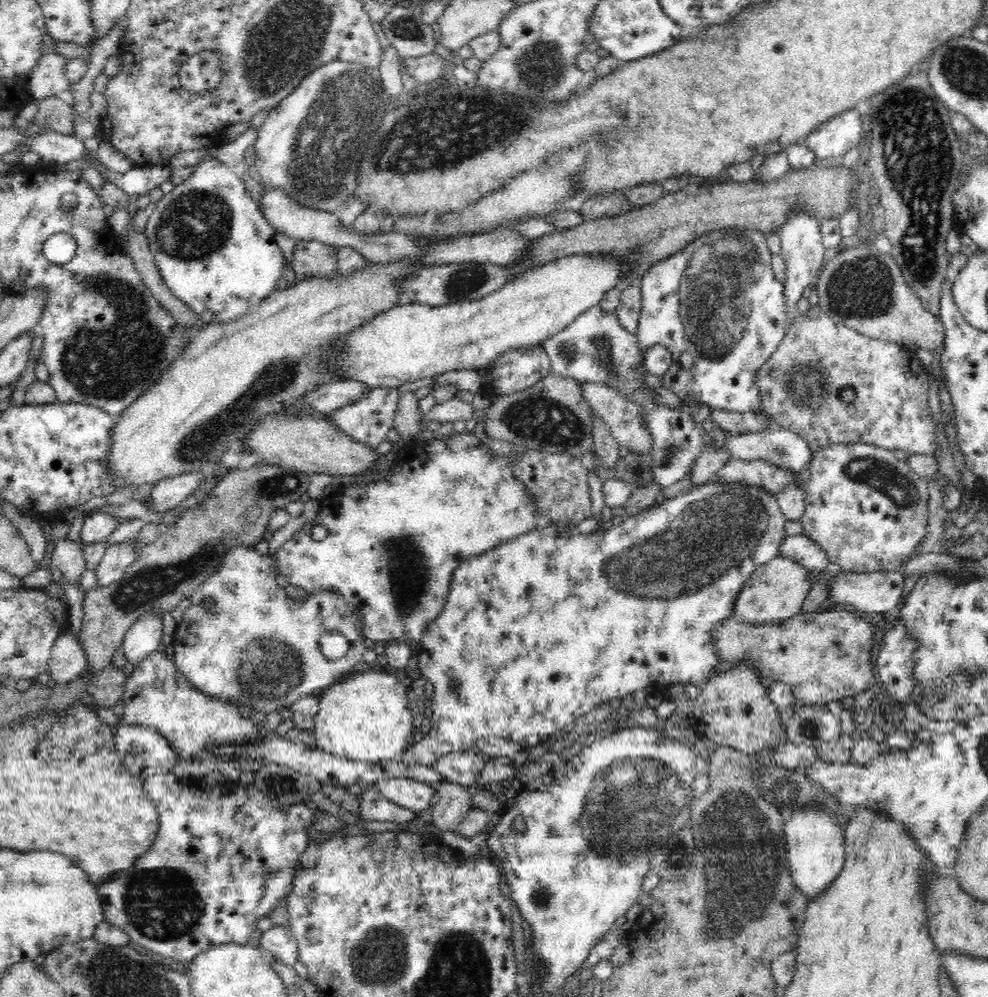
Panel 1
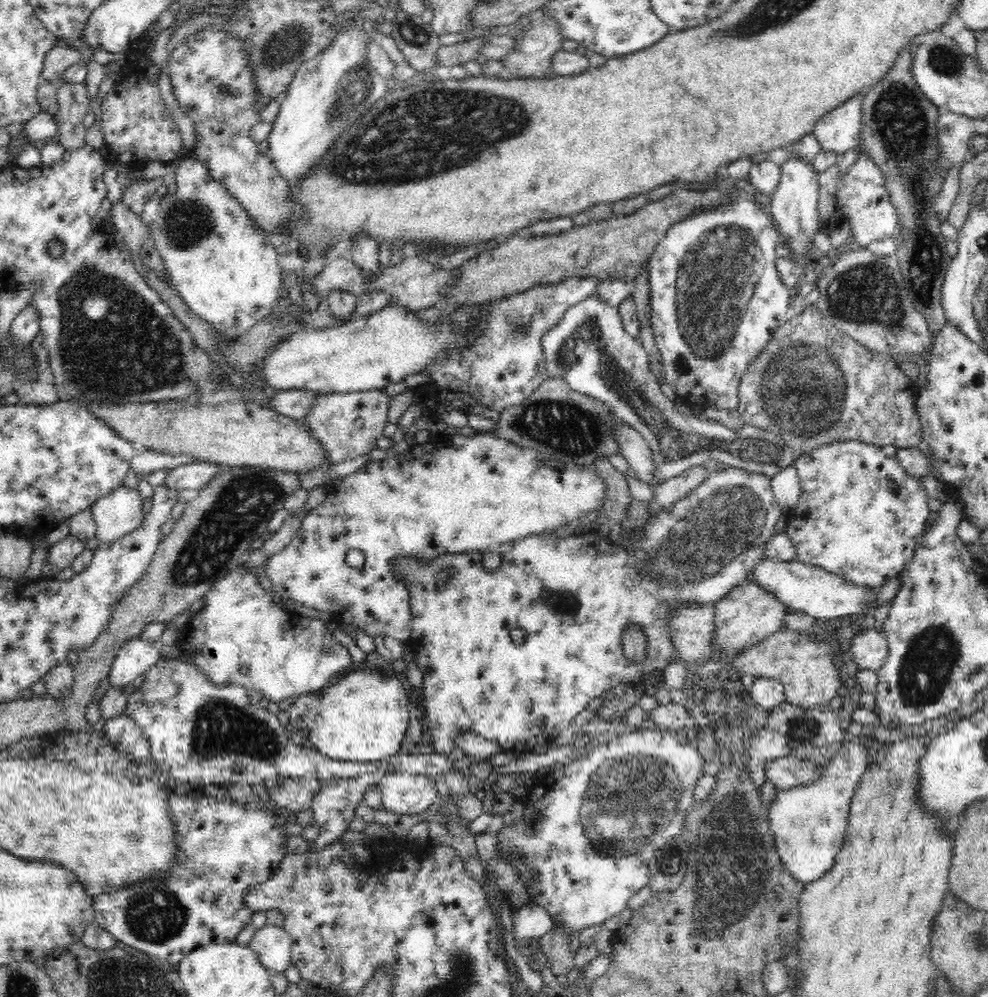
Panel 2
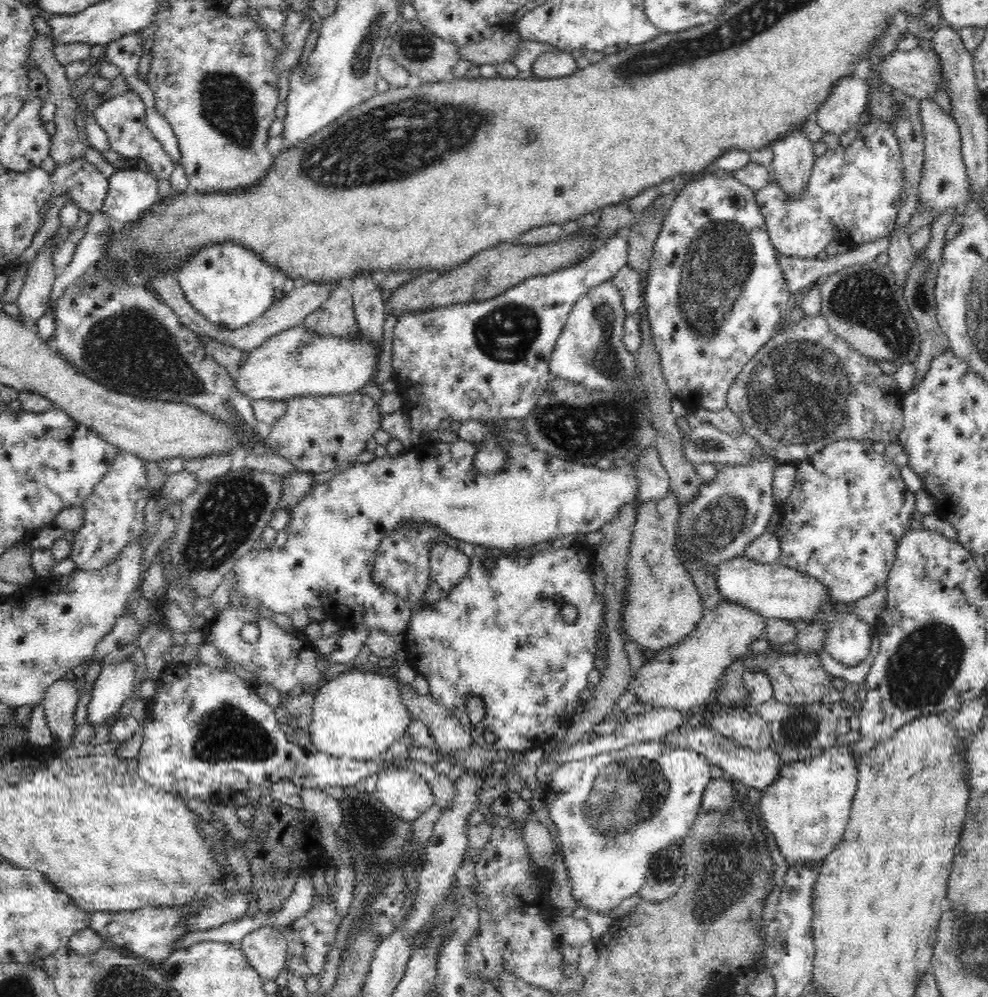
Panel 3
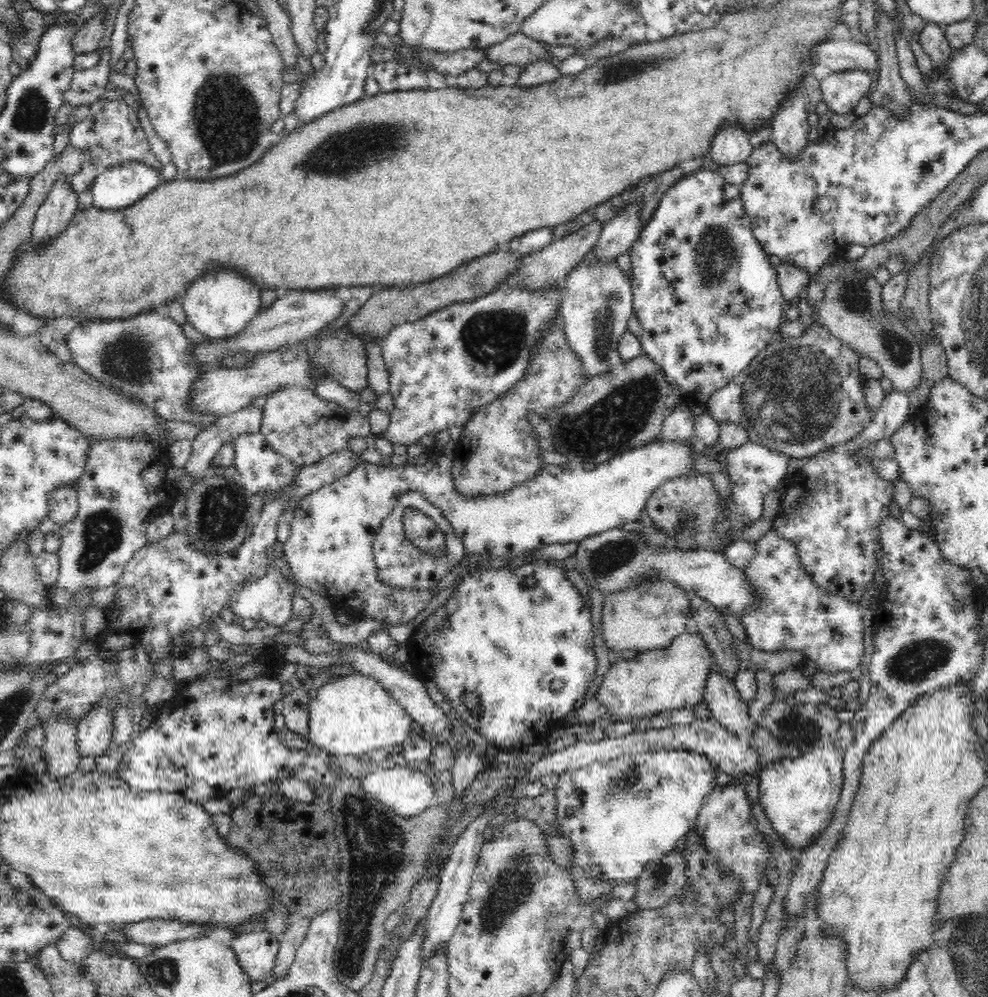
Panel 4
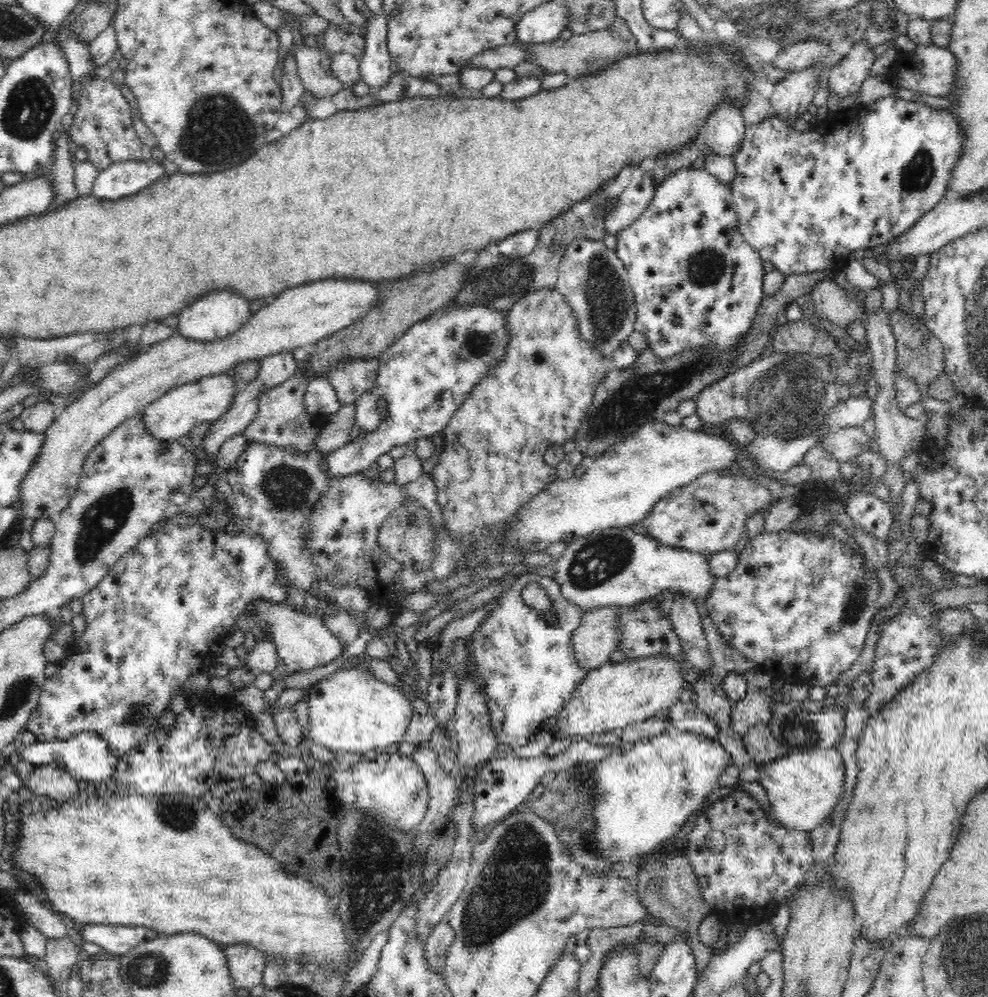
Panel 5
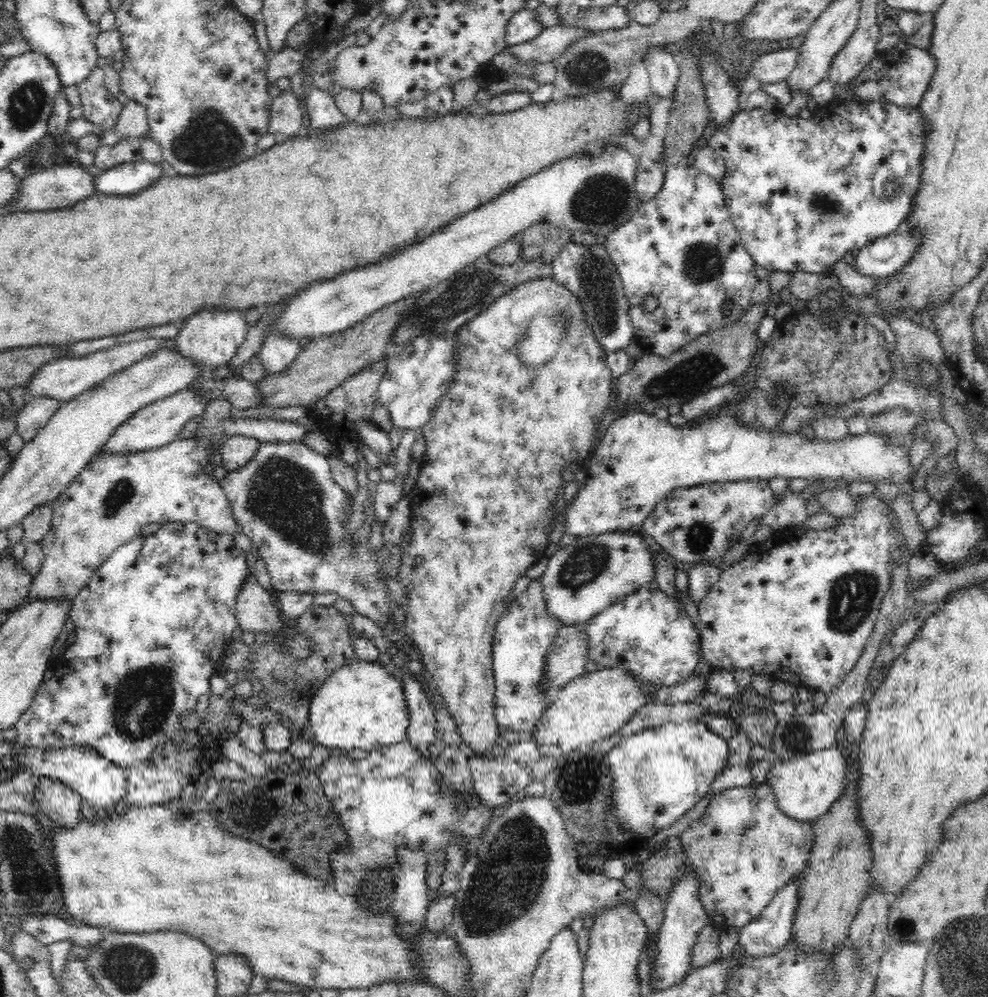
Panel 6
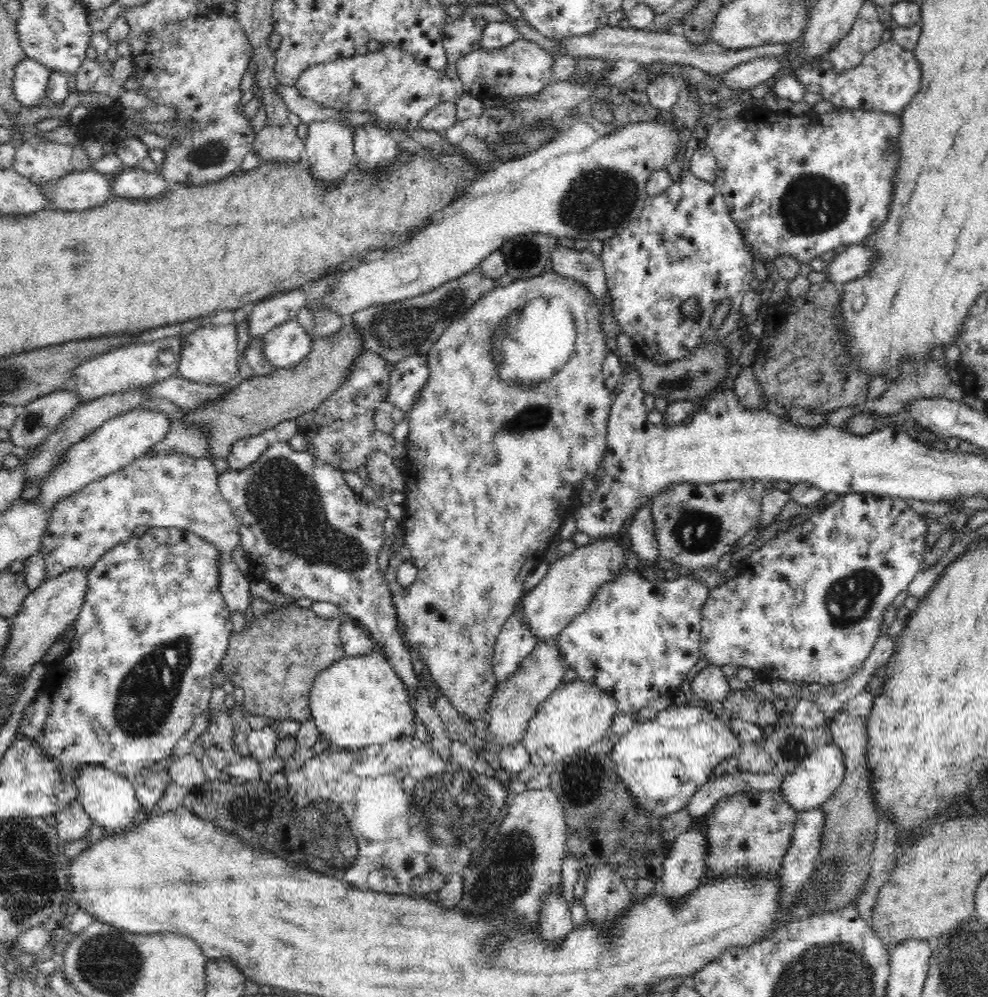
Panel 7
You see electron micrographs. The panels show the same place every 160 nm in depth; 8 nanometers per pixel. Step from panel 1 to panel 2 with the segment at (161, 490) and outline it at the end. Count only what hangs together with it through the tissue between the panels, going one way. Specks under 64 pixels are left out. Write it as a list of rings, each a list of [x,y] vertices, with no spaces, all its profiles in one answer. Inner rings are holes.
[[[207,461],[182,464],[168,472],[164,485],[170,489],[176,489],[178,494],[182,490],[199,491],[223,469],[225,469],[223,466]]]

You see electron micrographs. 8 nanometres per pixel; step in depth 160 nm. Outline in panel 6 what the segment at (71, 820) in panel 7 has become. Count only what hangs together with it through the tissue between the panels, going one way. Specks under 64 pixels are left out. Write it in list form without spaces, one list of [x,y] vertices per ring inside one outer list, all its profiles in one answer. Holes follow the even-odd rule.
[[[41,777],[31,797],[38,803],[39,810],[55,822],[56,826],[73,828],[80,824],[83,816],[80,812],[82,798],[57,779]]]

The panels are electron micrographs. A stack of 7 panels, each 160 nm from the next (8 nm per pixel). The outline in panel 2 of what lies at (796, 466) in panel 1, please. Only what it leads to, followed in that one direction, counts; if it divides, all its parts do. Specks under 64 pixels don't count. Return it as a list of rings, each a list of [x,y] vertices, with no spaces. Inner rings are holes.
[[[596,294],[570,308],[560,323],[555,324],[552,330],[548,330],[542,336],[541,343],[548,377],[559,377],[574,392],[602,401],[618,419],[635,428],[649,442],[653,454],[652,460],[656,465],[656,474],[654,474],[656,478],[649,485],[650,488],[657,487],[664,481],[682,474],[688,468],[700,466],[706,460],[717,460],[720,467],[742,468],[772,477],[782,468],[794,465],[797,459],[792,449],[788,448],[779,436],[764,429],[745,424],[739,431],[734,431],[719,422],[680,413],[674,407],[674,402],[662,393],[660,384],[650,371],[648,353],[645,348],[637,344],[635,339],[625,331],[619,308],[603,302],[602,298]]]

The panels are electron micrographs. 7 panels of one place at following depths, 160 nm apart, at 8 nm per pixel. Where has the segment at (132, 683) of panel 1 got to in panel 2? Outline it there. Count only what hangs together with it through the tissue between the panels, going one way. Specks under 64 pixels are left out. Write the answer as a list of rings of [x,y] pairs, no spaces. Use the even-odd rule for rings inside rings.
[[[184,656],[177,659],[160,658],[152,668],[144,672],[141,686],[128,698],[125,715],[136,722],[144,735],[148,737],[152,760],[158,770],[172,775],[174,780],[184,783],[186,790],[194,790],[205,786],[226,787],[232,784],[263,784],[279,777],[292,779],[314,778],[323,784],[341,779],[356,779],[364,772],[375,772],[378,768],[388,772],[411,772],[415,775],[426,775],[433,780],[439,774],[452,772],[453,763],[447,756],[437,754],[398,753],[388,760],[378,762],[341,762],[323,756],[311,745],[301,747],[291,739],[282,727],[278,716],[257,704],[257,698],[249,690],[238,684],[218,685],[212,683],[206,673],[198,669],[196,663]]]

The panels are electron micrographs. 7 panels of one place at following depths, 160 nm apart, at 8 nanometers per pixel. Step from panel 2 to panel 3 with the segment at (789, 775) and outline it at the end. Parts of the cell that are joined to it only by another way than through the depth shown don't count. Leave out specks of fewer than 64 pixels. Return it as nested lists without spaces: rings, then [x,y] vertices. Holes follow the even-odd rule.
[[[684,719],[679,728],[676,728],[673,732],[668,732],[662,738],[662,743],[670,745],[670,747],[677,747],[678,749],[689,749],[706,757],[710,765],[718,766],[727,777],[734,778],[734,780],[750,787],[750,789],[764,791],[778,778],[777,776],[780,772],[780,755],[774,749],[751,750],[742,746],[742,744],[731,742],[726,736],[713,730],[707,720],[695,728]]]

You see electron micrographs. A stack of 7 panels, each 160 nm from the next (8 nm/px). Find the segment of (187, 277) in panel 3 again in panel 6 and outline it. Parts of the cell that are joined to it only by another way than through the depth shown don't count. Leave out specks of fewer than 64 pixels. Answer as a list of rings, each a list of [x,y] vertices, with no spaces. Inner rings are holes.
[[[206,309],[196,312],[193,316],[179,323],[180,330],[176,337],[175,349],[186,358],[193,360],[202,371],[209,374],[217,368],[224,367],[244,342],[248,332],[244,311],[235,309]]]

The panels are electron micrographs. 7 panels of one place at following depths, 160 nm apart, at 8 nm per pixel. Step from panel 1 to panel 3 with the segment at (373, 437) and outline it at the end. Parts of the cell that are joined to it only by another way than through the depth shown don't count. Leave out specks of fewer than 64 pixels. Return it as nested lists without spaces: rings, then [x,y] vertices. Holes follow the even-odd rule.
[[[360,393],[322,396],[293,396],[285,399],[286,410],[276,422],[264,429],[265,448],[284,456],[298,471],[322,474],[334,470],[345,460],[355,460],[367,450],[368,441],[381,426],[379,404]]]

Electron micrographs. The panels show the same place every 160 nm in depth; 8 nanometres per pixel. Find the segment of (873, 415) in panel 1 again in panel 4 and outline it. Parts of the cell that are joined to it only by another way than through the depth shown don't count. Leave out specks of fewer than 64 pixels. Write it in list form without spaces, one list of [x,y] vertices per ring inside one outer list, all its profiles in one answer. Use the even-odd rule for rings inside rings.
[[[813,322],[810,328],[802,336],[798,336],[798,338],[781,338],[778,336],[770,342],[729,384],[726,384],[724,388],[716,389],[709,396],[706,404],[706,412],[710,416],[713,416],[714,420],[717,420],[719,423],[736,422],[741,424],[747,430],[750,441],[756,441],[760,445],[776,449],[776,451],[780,451],[790,458],[814,457],[818,452],[822,452],[822,450],[853,440],[858,433],[862,432],[871,423],[870,416],[874,413],[868,412],[868,407],[864,403],[864,395],[862,395],[862,391],[860,390],[861,381],[859,377],[862,374],[858,368],[859,357],[860,355],[852,347],[844,344],[839,338],[832,336],[832,333],[826,327],[820,325],[818,322]]]

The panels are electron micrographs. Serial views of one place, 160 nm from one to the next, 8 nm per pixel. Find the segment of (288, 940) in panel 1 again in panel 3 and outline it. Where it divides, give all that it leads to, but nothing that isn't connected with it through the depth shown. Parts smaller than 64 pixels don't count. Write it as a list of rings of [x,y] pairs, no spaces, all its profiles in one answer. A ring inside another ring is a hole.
[[[264,926],[247,934],[239,943],[250,966],[258,971],[264,981],[275,980],[286,968],[287,942],[277,928]]]

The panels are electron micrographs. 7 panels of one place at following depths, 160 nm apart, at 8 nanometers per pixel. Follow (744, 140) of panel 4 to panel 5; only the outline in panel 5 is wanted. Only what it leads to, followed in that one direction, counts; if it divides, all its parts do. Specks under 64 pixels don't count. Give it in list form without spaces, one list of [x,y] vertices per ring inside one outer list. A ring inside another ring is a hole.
[[[724,99],[707,118],[707,131],[701,136],[701,141],[709,148],[708,152],[731,157],[741,147],[744,133],[740,105]]]

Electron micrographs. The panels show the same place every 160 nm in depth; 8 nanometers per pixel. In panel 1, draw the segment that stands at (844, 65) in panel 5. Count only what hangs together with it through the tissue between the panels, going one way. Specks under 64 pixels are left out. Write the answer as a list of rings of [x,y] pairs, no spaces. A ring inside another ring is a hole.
[[[854,108],[832,116],[802,142],[814,151],[817,162],[837,162],[862,140],[860,115]]]

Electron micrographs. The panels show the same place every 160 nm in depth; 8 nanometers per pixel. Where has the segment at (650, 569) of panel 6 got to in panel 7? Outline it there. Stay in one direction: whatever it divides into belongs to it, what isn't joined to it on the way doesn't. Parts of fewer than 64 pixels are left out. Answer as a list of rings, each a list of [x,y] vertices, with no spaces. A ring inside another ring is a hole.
[[[600,538],[591,542],[561,559],[550,562],[547,575],[521,597],[521,611],[529,631],[540,643],[548,639],[556,639],[560,631],[572,622],[572,619],[592,602],[594,593],[601,584],[613,581],[620,571],[628,569],[624,562],[625,546],[614,539],[602,541]]]

